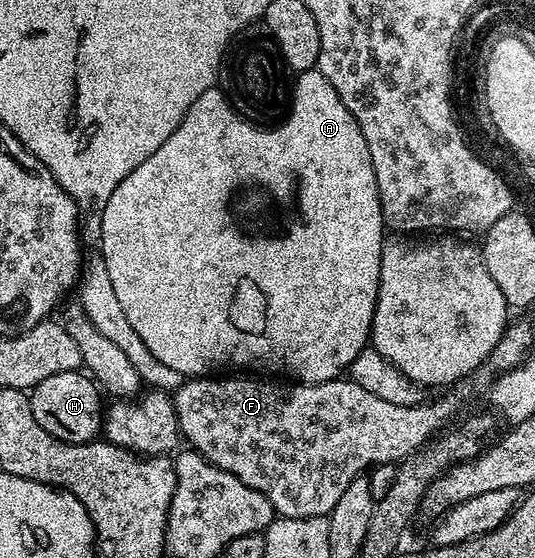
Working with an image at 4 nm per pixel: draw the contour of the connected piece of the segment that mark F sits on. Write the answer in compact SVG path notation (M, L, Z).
M193 376L172 391L181 437L208 462L223 468L223 472L231 472L231 476L243 480L255 492L263 492L283 518L326 517L335 508L339 496L347 492L351 480L384 462L400 463L434 437L465 402L463 395L445 392L434 402L422 400L415 406L391 404L367 392L367 388L359 388L359 384L345 376L308 384L217 377L221 376Z

